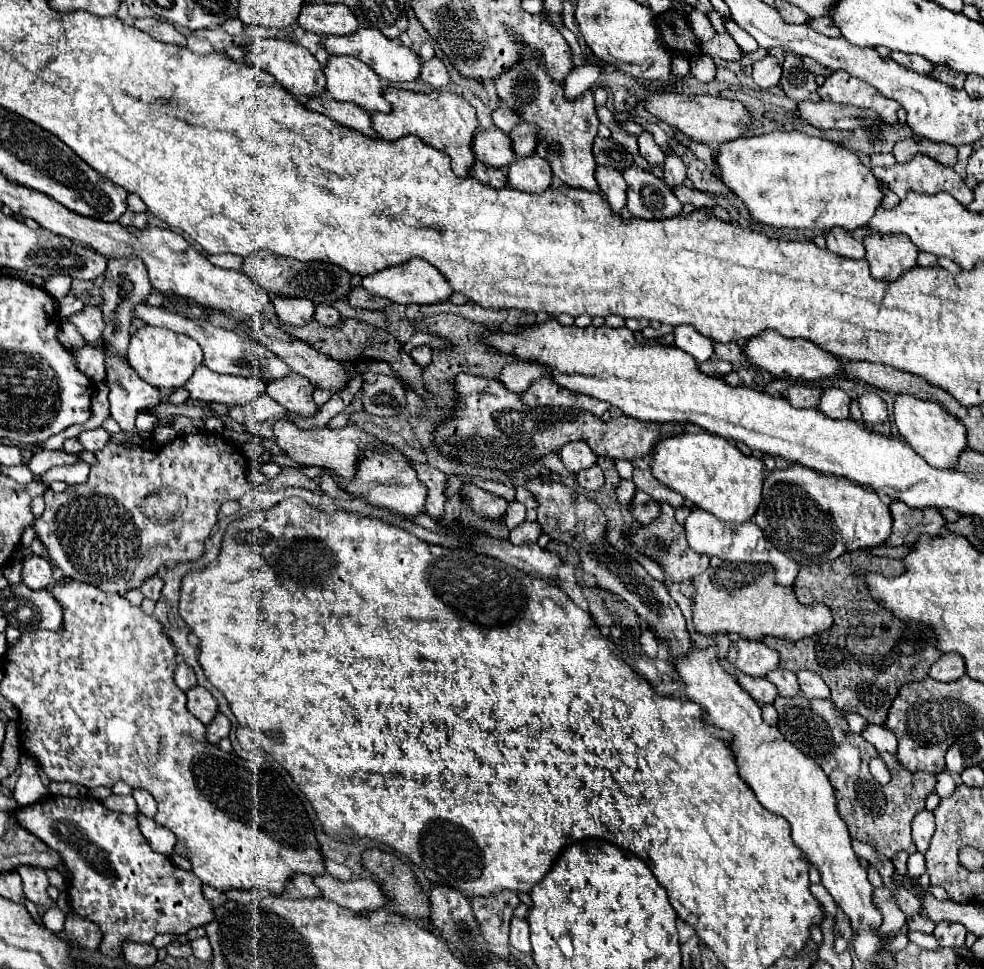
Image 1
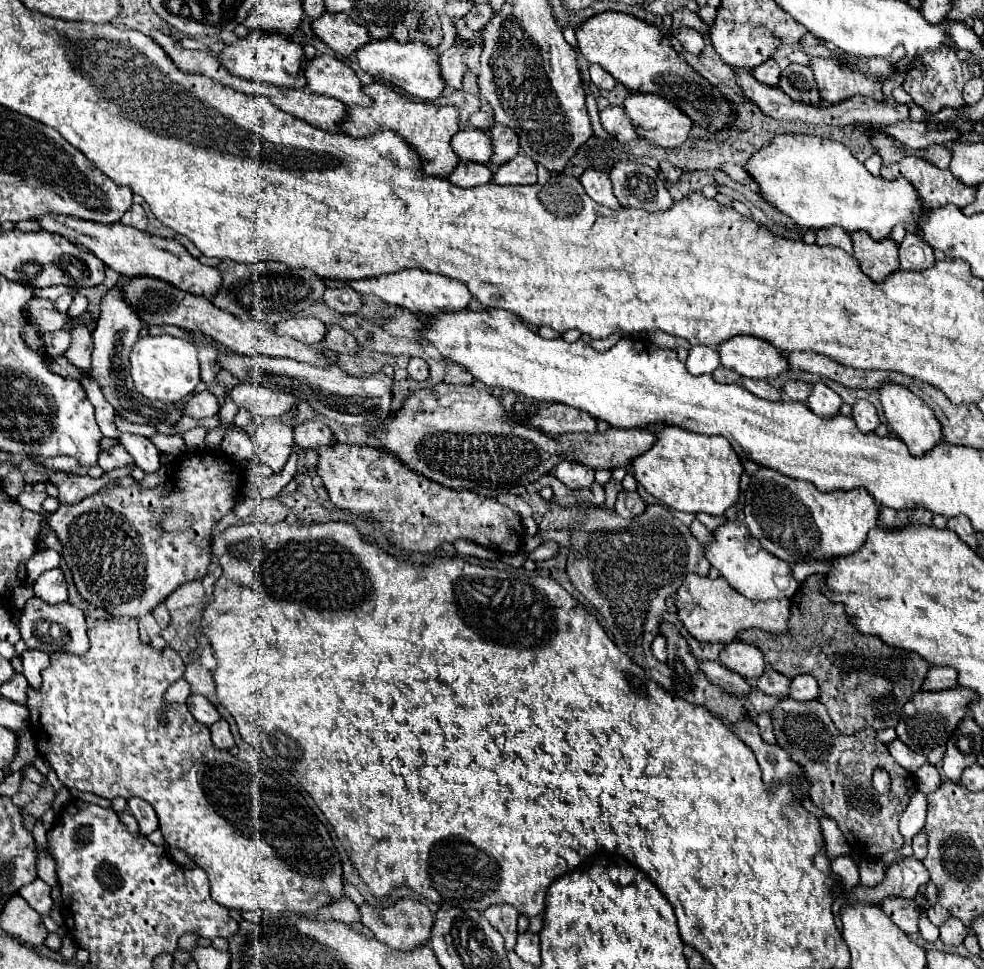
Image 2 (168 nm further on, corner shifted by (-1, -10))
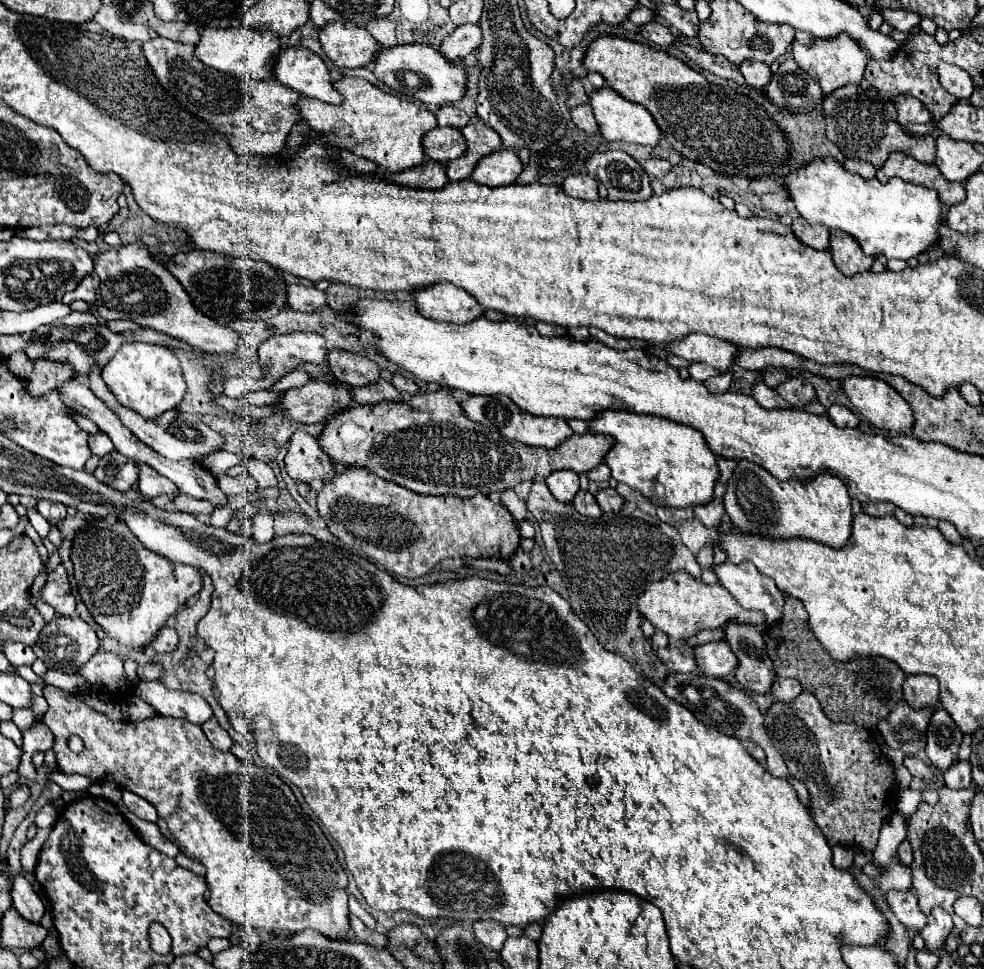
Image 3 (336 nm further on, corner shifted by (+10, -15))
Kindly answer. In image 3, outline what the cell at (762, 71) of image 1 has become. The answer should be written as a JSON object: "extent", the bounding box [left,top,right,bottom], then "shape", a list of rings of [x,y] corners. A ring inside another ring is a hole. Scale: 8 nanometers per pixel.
{"extent":[740,60,772,88],"shape":[[[744,60],[740,64],[740,72],[742,72],[746,84],[752,86],[752,88],[764,88],[768,84],[768,80],[772,78],[772,72],[770,72],[768,64],[752,62],[752,60]]]}

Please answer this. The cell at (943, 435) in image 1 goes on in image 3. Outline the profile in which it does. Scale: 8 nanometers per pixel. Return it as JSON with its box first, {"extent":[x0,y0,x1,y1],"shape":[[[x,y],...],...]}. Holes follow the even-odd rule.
{"extent":[842,376,914,434],"shape":[[[850,376],[842,380],[842,390],[850,398],[852,406],[876,428],[882,428],[890,434],[908,434],[914,424],[914,412],[908,406],[908,402],[884,380],[870,378],[870,376]]]}

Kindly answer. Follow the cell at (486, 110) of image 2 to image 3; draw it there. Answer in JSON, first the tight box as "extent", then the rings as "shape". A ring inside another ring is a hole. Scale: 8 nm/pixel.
{"extent":[436,106,470,128],"shape":[[[440,106],[436,110],[436,120],[438,126],[454,126],[454,128],[462,128],[470,122],[470,118],[456,106]]]}

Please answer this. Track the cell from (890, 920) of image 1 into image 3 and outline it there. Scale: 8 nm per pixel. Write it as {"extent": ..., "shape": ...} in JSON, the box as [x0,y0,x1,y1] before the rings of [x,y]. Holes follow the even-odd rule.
{"extent":[886,890,926,934],"shape":[[[892,890],[892,892],[886,892],[886,898],[888,898],[892,912],[908,928],[908,932],[912,932],[912,934],[920,932],[926,926],[926,916],[920,914],[918,900],[912,890],[908,890],[908,892]]]}

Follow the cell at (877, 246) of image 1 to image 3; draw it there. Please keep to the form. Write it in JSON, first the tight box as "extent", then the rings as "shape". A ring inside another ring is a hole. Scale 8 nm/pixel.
{"extent":[828,230,874,276],"shape":[[[830,230],[828,250],[834,256],[836,268],[846,276],[866,272],[866,270],[870,270],[870,266],[874,262],[872,256],[864,256],[864,252],[860,250],[860,244],[856,244],[856,238],[848,236],[846,232],[832,232]]]}

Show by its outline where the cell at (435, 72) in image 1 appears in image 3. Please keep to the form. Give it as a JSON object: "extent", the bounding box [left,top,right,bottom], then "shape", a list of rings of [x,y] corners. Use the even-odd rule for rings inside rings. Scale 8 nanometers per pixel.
{"extent":[440,24,480,62],"shape":[[[464,24],[460,28],[456,28],[440,46],[440,52],[448,58],[448,60],[456,60],[460,62],[464,56],[468,56],[472,50],[476,50],[480,46],[480,24]]]}

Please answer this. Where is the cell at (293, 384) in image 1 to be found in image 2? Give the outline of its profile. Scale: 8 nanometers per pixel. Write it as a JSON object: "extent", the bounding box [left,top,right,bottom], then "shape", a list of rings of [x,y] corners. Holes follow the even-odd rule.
{"extent":[295,421,331,449],"shape":[[[305,421],[295,425],[295,443],[301,449],[317,449],[319,445],[329,445],[331,443],[331,429],[321,423],[321,421]]]}

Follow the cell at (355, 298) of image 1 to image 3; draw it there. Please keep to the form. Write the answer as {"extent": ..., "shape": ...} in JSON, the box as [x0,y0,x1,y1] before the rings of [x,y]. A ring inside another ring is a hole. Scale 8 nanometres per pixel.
{"extent":[288,286,326,312],"shape":[[[288,286],[288,308],[296,312],[314,312],[326,304],[326,294],[314,286]]]}

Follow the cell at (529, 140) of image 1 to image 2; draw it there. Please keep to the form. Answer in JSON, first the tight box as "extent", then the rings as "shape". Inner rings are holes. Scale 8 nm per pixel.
{"extent":[489,123,519,165],"shape":[[[497,123],[495,127],[491,127],[489,135],[491,135],[491,141],[493,141],[491,165],[503,165],[519,153],[519,139],[517,139],[515,131],[511,131],[509,127],[503,127],[503,125]]]}

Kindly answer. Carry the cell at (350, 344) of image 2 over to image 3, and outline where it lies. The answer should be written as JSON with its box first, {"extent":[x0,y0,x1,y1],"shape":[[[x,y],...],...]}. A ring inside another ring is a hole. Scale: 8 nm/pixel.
{"extent":[328,350,380,388],"shape":[[[332,350],[328,354],[328,366],[338,380],[348,382],[354,388],[368,386],[380,380],[380,368],[368,358],[352,354],[352,352]]]}

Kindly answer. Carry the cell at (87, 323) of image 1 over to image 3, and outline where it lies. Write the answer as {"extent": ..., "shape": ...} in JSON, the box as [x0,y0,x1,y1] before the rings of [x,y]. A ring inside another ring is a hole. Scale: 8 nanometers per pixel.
{"extent":[24,360,74,398],"shape":[[[38,360],[34,364],[32,374],[24,378],[24,384],[28,388],[28,394],[32,394],[34,398],[40,398],[70,378],[74,378],[74,374],[68,364],[54,364],[52,360]]]}

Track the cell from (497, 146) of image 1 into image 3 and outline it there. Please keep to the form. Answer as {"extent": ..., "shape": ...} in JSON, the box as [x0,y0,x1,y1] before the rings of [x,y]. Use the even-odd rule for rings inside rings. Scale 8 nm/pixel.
{"extent":[422,126,466,162],"shape":[[[436,126],[422,136],[422,148],[428,158],[436,162],[450,162],[464,154],[466,140],[452,126]]]}

